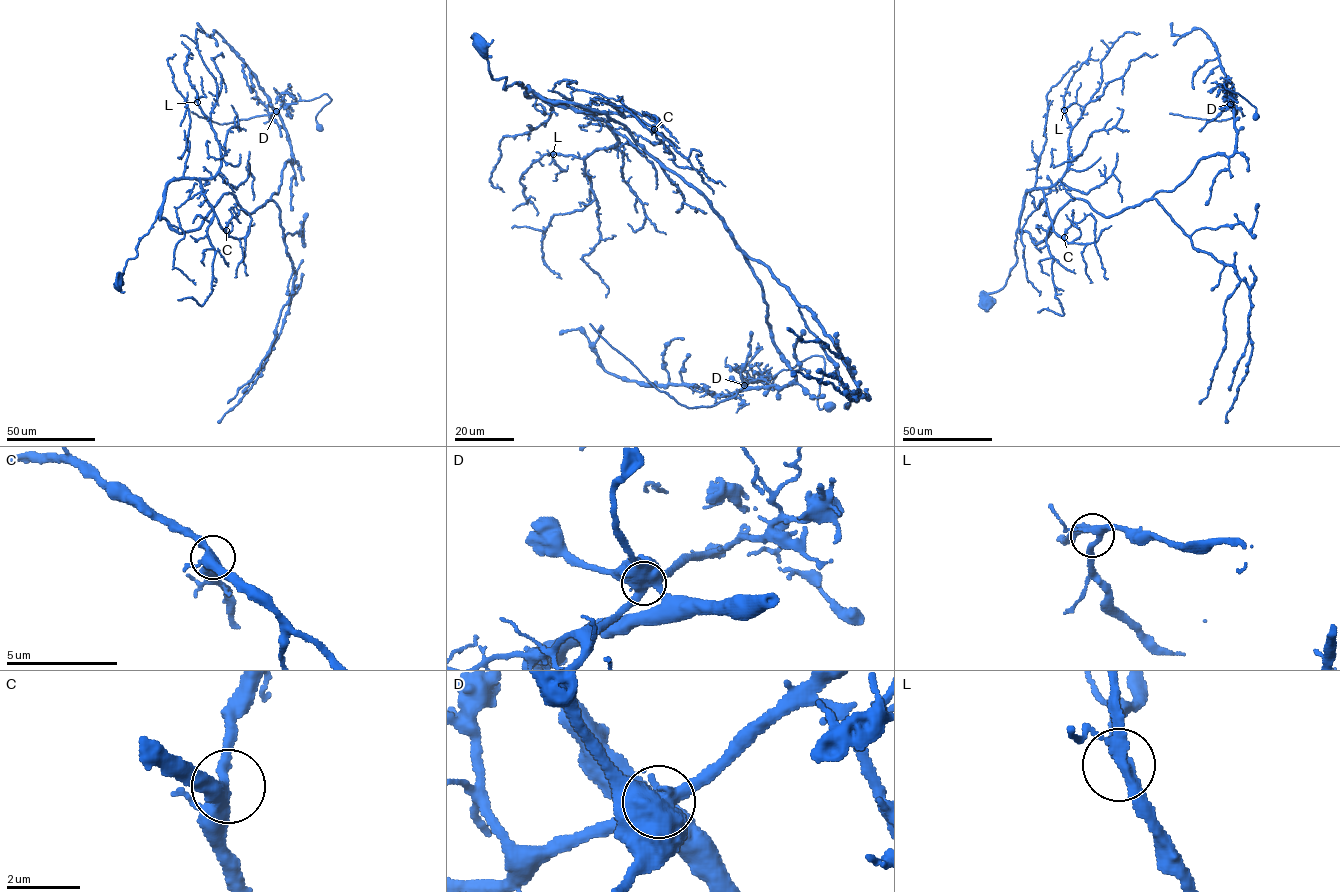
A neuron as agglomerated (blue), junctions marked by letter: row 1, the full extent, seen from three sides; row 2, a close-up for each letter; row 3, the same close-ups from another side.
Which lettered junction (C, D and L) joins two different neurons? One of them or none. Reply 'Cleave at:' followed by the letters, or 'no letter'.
Cleave at: D

